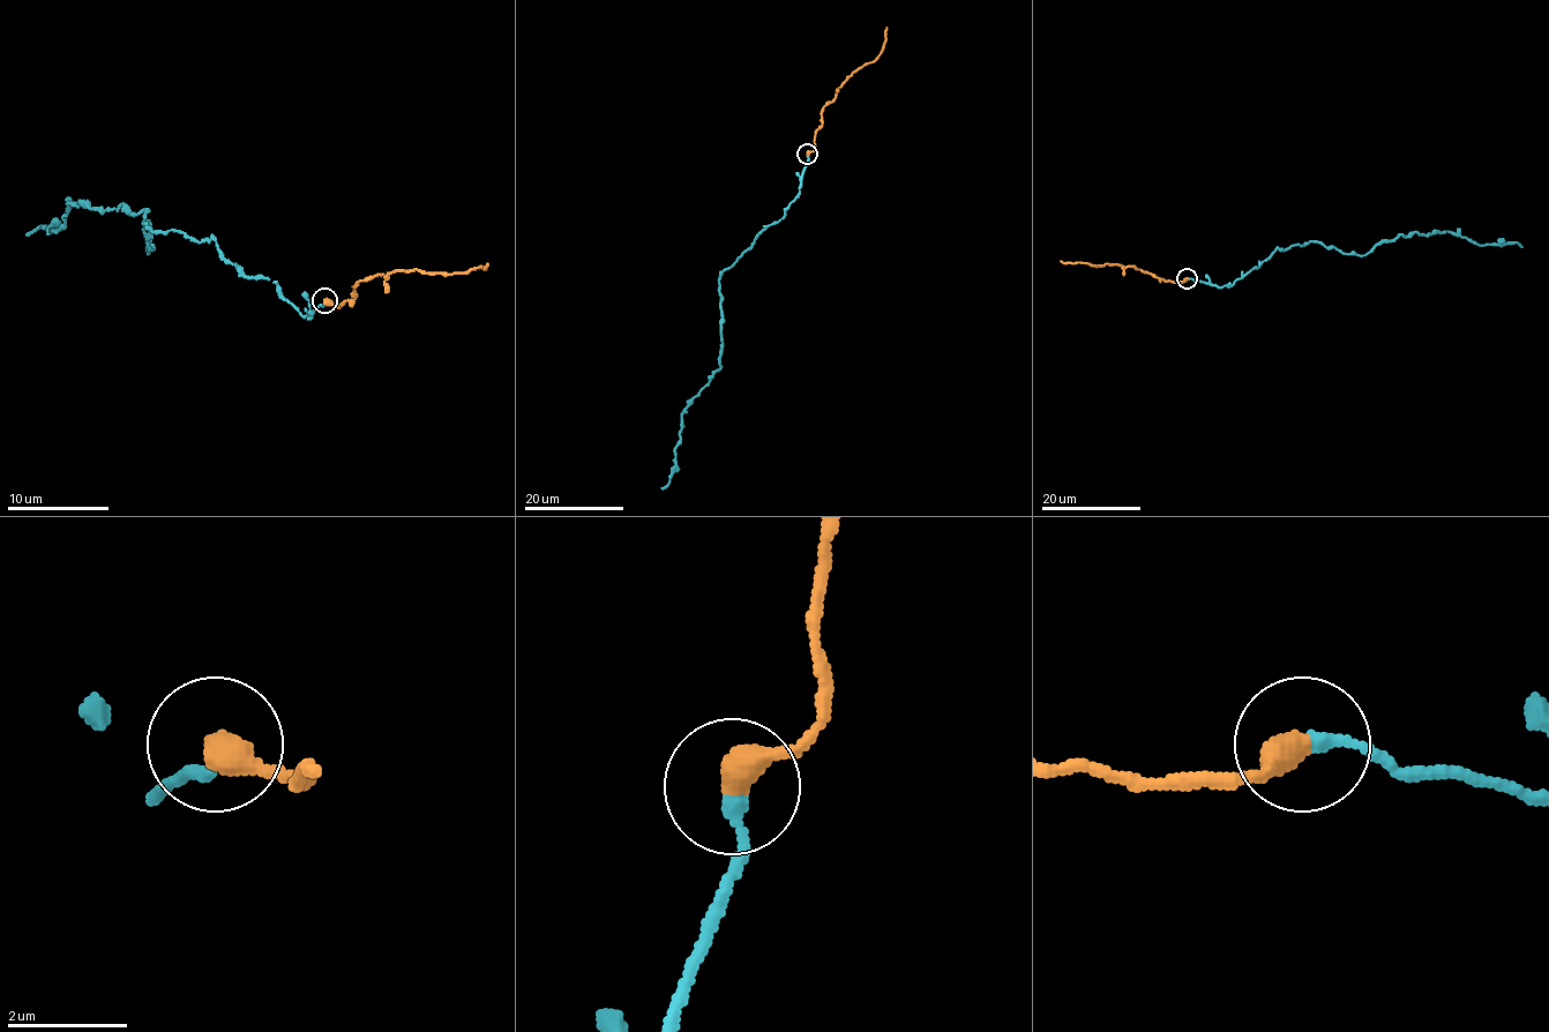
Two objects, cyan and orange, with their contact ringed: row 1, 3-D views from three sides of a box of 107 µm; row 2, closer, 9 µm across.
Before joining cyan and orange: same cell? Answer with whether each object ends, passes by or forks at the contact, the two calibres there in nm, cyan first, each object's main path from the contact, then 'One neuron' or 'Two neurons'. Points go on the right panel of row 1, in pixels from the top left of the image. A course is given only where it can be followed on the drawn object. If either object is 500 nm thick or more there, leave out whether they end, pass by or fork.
At the ring cyan ends. At the ring orange ends. Thickness 240 nm (cyan) against 480 nm. Course of cyan: (1188, 278), (1231, 285), (1277, 248), (1309, 241), (1367, 255), (1400, 234), (1448, 231), (1480, 245), (1521, 247). Course of orange: (1188, 278), (1181, 282), (1165, 281), (1132, 266), (1061, 261). One neuron

